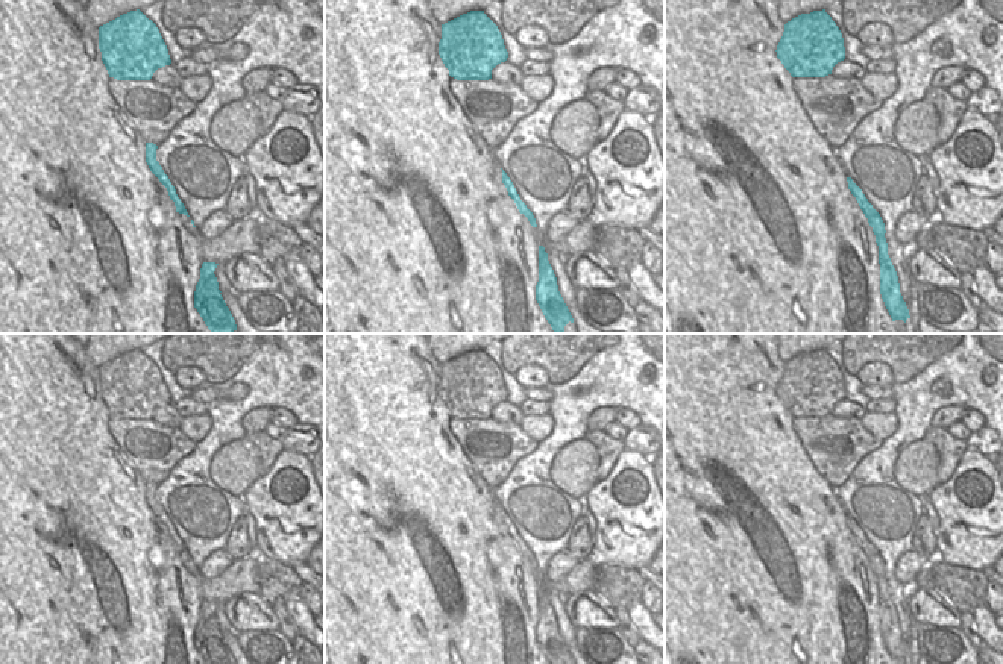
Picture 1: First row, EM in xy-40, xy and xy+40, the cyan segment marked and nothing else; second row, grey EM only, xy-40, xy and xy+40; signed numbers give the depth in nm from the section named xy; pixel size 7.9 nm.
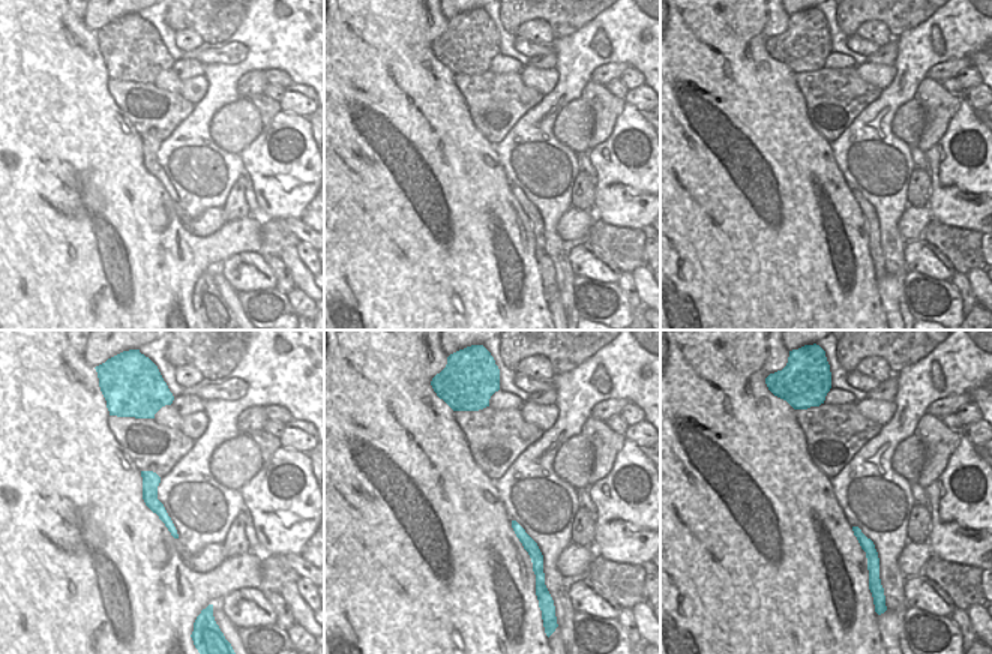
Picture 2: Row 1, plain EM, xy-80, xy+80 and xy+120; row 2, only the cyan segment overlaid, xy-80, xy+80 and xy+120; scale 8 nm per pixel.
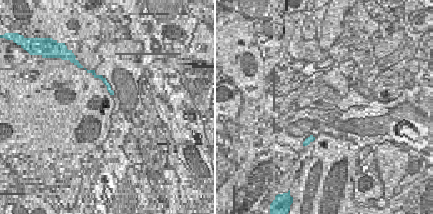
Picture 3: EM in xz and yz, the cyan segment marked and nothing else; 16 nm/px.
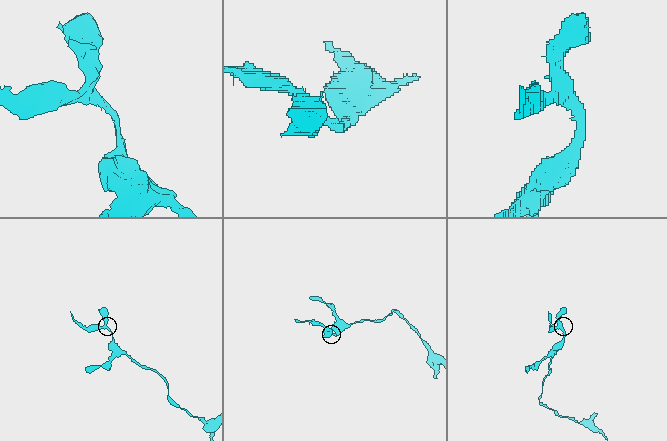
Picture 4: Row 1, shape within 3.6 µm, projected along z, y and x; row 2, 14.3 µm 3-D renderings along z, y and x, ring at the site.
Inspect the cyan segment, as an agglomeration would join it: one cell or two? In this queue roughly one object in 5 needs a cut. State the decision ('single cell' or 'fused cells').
single cell

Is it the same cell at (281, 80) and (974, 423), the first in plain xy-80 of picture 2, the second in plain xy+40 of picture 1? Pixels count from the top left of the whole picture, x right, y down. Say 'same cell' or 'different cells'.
same cell

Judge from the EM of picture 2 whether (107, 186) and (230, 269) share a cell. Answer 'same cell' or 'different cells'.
different cells

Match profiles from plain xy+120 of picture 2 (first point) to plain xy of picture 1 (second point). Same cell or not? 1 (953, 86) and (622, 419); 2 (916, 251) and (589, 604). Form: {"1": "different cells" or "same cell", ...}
{"1": "different cells", "2": "same cell"}

